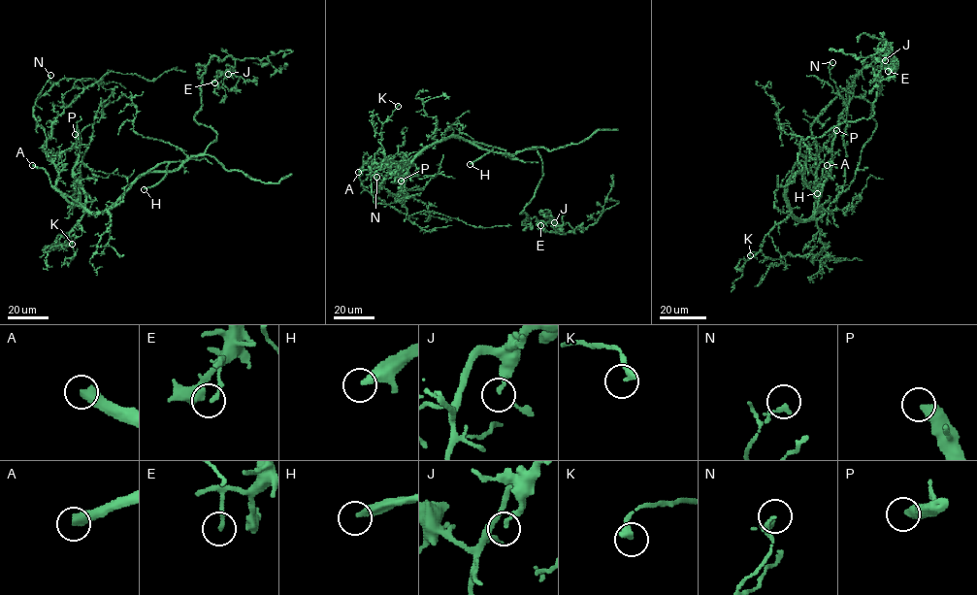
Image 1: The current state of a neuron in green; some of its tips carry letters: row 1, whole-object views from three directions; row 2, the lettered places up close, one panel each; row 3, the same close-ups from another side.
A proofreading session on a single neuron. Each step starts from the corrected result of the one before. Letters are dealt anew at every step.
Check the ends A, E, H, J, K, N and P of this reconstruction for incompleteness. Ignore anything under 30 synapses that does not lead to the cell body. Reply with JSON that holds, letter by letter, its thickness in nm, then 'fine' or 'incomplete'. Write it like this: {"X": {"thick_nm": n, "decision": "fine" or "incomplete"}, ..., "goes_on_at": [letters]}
{"A": {"thick_nm": 460, "decision": "fine"}, "E": {"thick_nm": 170, "decision": "fine"}, "H": {"thick_nm": 320, "decision": "incomplete"}, "J": {"thick_nm": 190, "decision": "fine"}, "K": {"thick_nm": 280, "decision": "fine"}, "N": {"thick_nm": 150, "decision": "fine"}, "P": {"thick_nm": 480, "decision": "incomplete"}, "goes_on_at": ["H", "P"]}

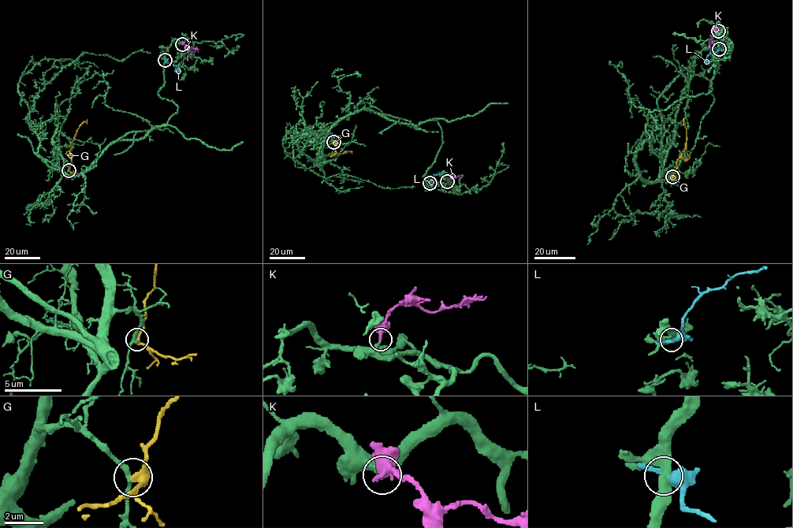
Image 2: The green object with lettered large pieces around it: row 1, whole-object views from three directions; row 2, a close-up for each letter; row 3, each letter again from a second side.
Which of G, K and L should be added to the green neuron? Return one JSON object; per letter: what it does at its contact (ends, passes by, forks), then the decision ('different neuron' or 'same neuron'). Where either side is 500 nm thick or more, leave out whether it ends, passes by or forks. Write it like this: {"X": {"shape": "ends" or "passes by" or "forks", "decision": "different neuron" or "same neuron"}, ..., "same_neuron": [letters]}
{"G": {"shape": "passes by", "decision": "same neuron"}, "K": {"shape": "ends", "decision": "same neuron"}, "L": {"shape": "passes by", "decision": "different neuron"}, "same_neuron": ["G", "K"]}

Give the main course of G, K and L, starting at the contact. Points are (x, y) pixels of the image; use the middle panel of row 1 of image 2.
G: (333, 142), (337, 154), (351, 153)
K: (447, 181), (450, 176), (458, 175)
L: (430, 182), (434, 176), (444, 171), (442, 173)

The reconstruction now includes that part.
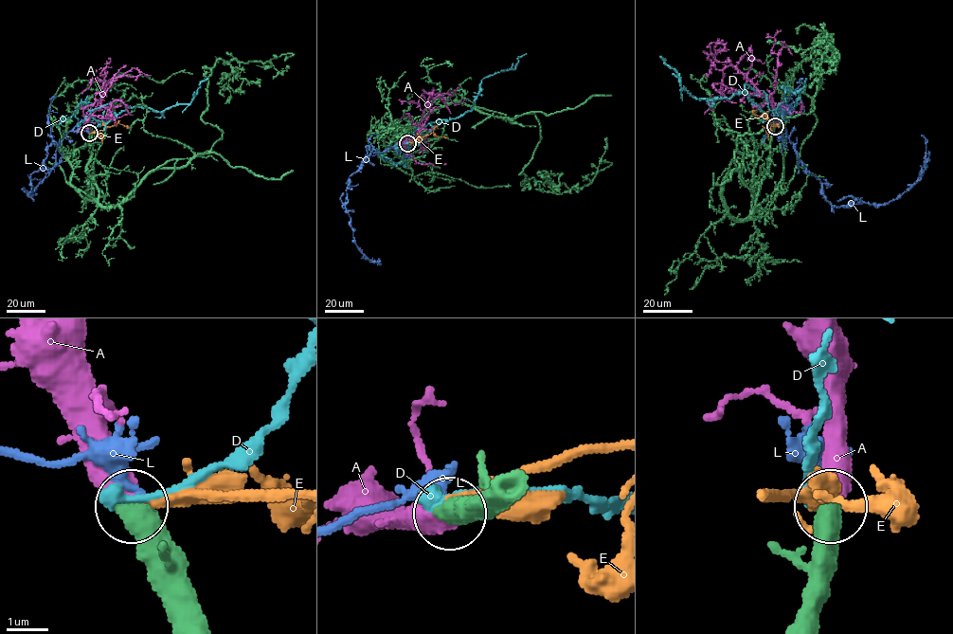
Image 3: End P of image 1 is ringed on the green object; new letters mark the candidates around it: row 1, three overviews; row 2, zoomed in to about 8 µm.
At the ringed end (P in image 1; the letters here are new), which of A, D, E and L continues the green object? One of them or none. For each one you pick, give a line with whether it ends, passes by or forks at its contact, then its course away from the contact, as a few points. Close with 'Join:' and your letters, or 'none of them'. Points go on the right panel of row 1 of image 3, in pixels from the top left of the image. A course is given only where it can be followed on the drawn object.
A: it ends | via (775, 126), (771, 102), (746, 73), (729, 63), (718, 62), (711, 54), (710, 43), (724, 45), (718, 52)
Join: A

